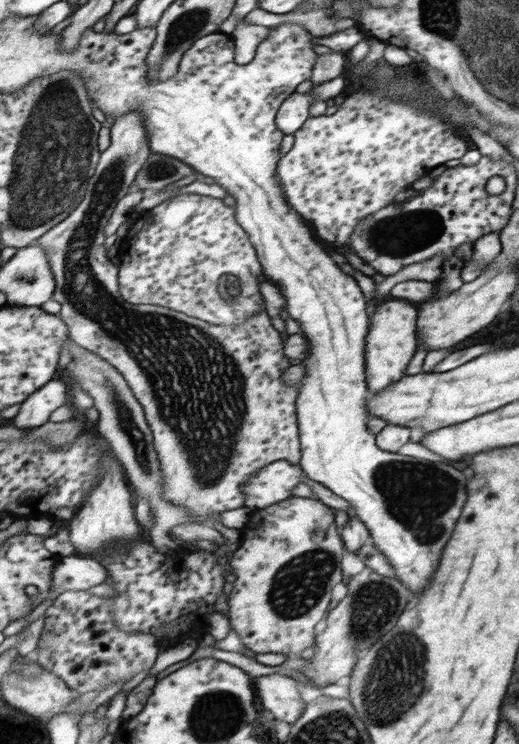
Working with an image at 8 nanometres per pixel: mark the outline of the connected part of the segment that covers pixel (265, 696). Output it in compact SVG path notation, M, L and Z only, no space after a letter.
M274 673L256 677L254 680L263 706L270 710L276 719L293 725L303 716L306 704L300 696L302 687L297 679L284 673Z

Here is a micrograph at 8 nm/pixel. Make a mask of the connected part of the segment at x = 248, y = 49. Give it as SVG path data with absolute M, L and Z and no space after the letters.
M247 16L240 20L232 34L237 44L240 64L250 64L256 58L258 48L271 37L272 29L276 29L276 26L254 24L252 21L248 21Z

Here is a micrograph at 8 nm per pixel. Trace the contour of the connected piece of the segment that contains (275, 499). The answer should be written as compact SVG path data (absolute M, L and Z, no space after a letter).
M276 460L258 471L258 476L246 484L247 505L255 510L264 510L293 496L303 480L303 468L288 460Z

